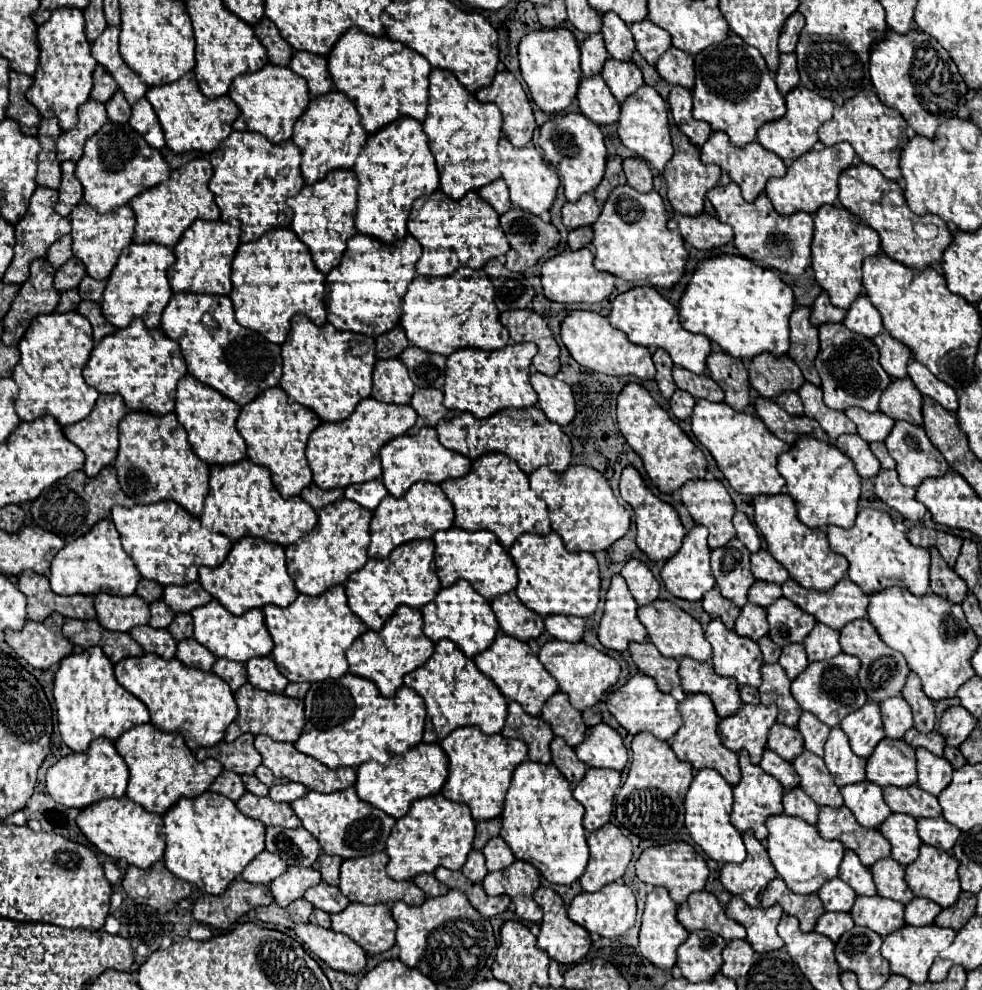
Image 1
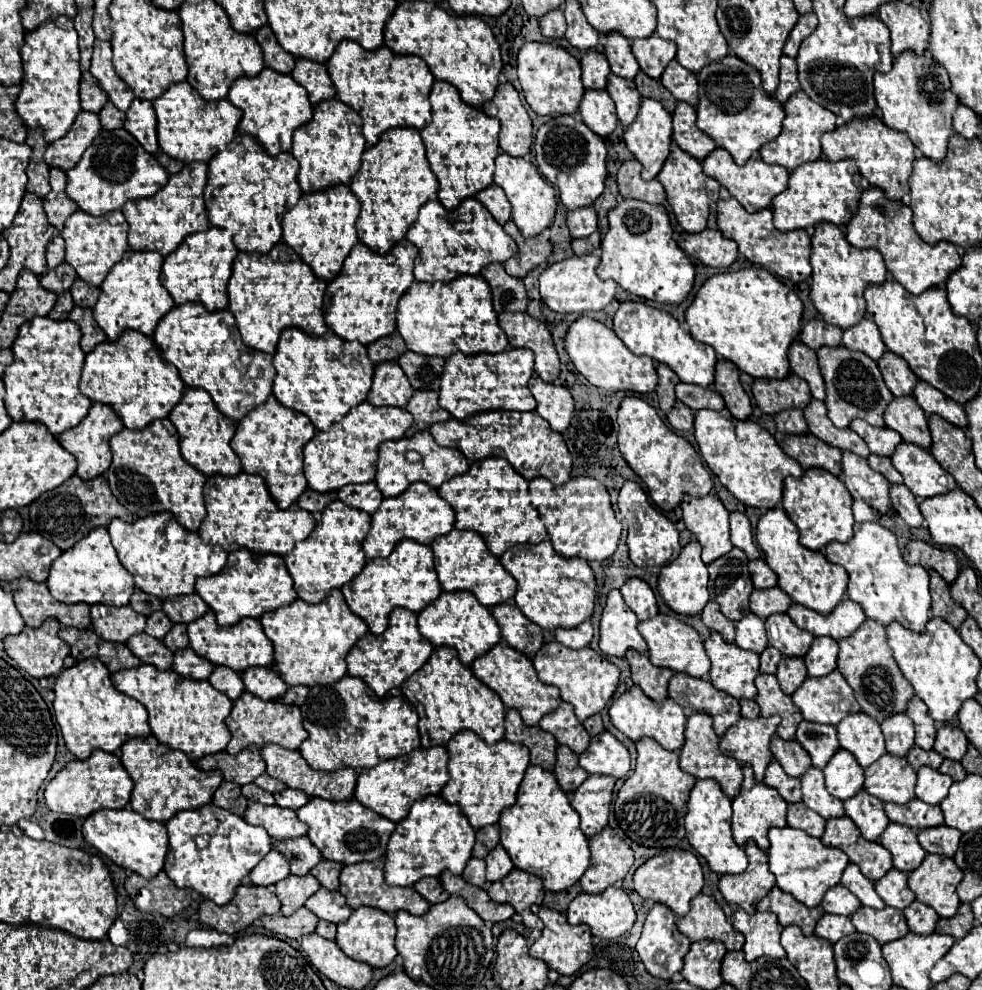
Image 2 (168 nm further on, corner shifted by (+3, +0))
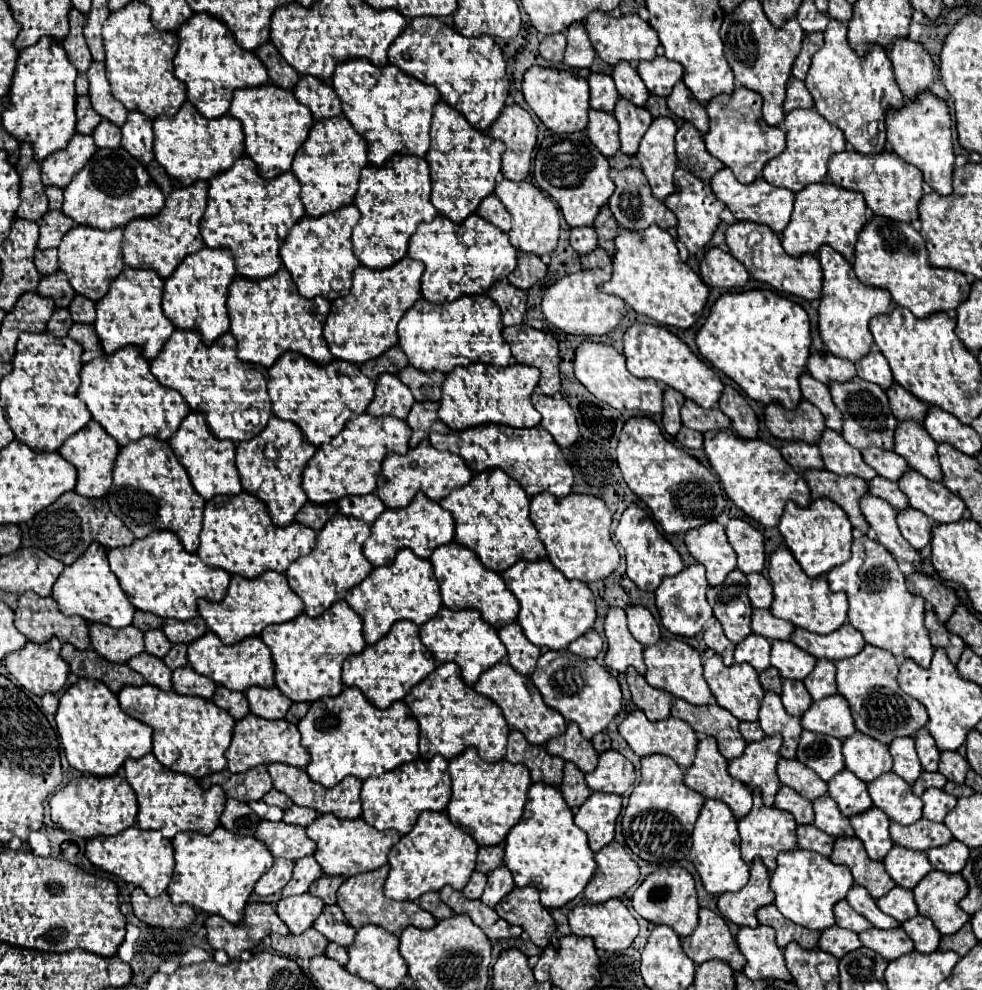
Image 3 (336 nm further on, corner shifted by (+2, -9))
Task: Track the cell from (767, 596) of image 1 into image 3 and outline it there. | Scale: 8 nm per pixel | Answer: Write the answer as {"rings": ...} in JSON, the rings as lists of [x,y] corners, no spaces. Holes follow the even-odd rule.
{"rings":[[[754,609],[752,611],[752,631],[770,641],[776,641],[776,639],[790,639],[794,625],[790,625],[790,621],[782,621],[780,617],[774,617],[770,609]]]}

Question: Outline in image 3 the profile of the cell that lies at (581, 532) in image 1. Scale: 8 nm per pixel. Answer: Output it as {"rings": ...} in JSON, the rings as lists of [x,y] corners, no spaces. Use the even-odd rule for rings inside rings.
{"rings":[[[538,493],[530,501],[530,519],[538,529],[548,559],[564,577],[590,583],[608,577],[618,567],[620,555],[610,535],[612,513],[600,497],[570,493],[558,499],[550,493]]]}

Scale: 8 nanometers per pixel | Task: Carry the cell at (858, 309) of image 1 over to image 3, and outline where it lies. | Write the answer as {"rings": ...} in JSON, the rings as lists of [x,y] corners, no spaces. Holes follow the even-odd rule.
{"rings":[[[876,347],[870,349],[870,353],[866,357],[862,357],[862,361],[858,361],[854,365],[856,365],[858,377],[862,377],[866,381],[872,381],[872,383],[878,383],[882,389],[888,389],[892,385],[892,381],[894,381],[886,357]]]}

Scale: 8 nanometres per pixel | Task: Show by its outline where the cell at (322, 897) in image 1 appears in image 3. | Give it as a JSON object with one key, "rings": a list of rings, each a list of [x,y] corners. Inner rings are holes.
{"rings":[[[324,905],[318,921],[314,921],[314,929],[342,947],[352,945],[354,935],[356,935],[356,929],[346,921],[338,905]]]}

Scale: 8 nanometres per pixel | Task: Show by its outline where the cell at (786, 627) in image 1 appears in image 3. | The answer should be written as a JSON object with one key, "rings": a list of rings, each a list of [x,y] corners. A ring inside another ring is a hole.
{"rings":[[[772,641],[772,665],[784,679],[804,679],[814,669],[816,659],[802,653],[792,641]]]}

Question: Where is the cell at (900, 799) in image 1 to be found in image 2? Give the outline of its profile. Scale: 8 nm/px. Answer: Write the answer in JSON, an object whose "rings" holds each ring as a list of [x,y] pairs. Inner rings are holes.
{"rings":[[[919,798],[911,800],[909,804],[903,804],[903,806],[887,802],[885,804],[885,812],[887,812],[887,818],[891,822],[909,826],[913,830],[925,830],[925,828],[933,828],[933,826],[941,826],[943,824],[941,808],[925,804]]]}

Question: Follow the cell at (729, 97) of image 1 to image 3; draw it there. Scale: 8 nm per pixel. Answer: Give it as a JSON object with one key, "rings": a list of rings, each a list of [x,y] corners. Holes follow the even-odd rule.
{"rings":[[[736,87],[728,95],[714,97],[708,105],[710,129],[704,135],[704,143],[708,153],[720,159],[726,167],[732,169],[740,183],[752,183],[754,179],[762,177],[762,167],[782,153],[786,141],[784,131],[780,127],[768,127],[762,121],[762,97],[746,87]]]}

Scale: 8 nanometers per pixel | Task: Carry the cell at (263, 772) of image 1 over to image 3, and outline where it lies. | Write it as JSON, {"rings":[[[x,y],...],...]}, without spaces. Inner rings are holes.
{"rings":[[[272,789],[270,793],[266,793],[266,797],[264,797],[262,801],[268,803],[268,805],[276,805],[276,807],[280,807],[282,811],[286,811],[288,807],[292,807],[292,799],[290,799],[288,795],[280,793],[278,789]]]}

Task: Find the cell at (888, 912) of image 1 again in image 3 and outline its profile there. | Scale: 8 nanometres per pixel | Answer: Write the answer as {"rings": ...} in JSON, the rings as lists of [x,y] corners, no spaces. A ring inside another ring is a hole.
{"rings":[[[870,927],[870,929],[860,933],[860,941],[864,947],[880,953],[886,961],[894,961],[900,955],[914,951],[914,943],[910,941],[910,937],[906,935],[906,931],[902,927],[890,929],[890,931]]]}

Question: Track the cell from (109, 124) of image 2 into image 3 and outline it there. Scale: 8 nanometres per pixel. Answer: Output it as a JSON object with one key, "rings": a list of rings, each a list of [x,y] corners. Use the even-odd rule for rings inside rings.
{"rings":[[[102,121],[94,133],[92,133],[94,141],[98,147],[118,147],[120,145],[120,127],[118,125],[110,125],[110,121]]]}

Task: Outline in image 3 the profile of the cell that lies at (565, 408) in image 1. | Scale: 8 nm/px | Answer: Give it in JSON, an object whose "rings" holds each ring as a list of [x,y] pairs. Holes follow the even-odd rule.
{"rings":[[[532,393],[532,403],[542,415],[540,425],[554,437],[560,447],[568,447],[578,439],[578,423],[572,407],[562,397]]]}

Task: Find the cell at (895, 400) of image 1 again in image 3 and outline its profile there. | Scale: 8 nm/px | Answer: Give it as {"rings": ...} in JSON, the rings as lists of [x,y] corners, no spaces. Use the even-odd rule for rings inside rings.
{"rings":[[[900,421],[894,433],[894,451],[908,461],[908,467],[920,471],[922,475],[940,481],[942,471],[936,453],[938,443],[926,433],[924,425],[918,421]]]}

